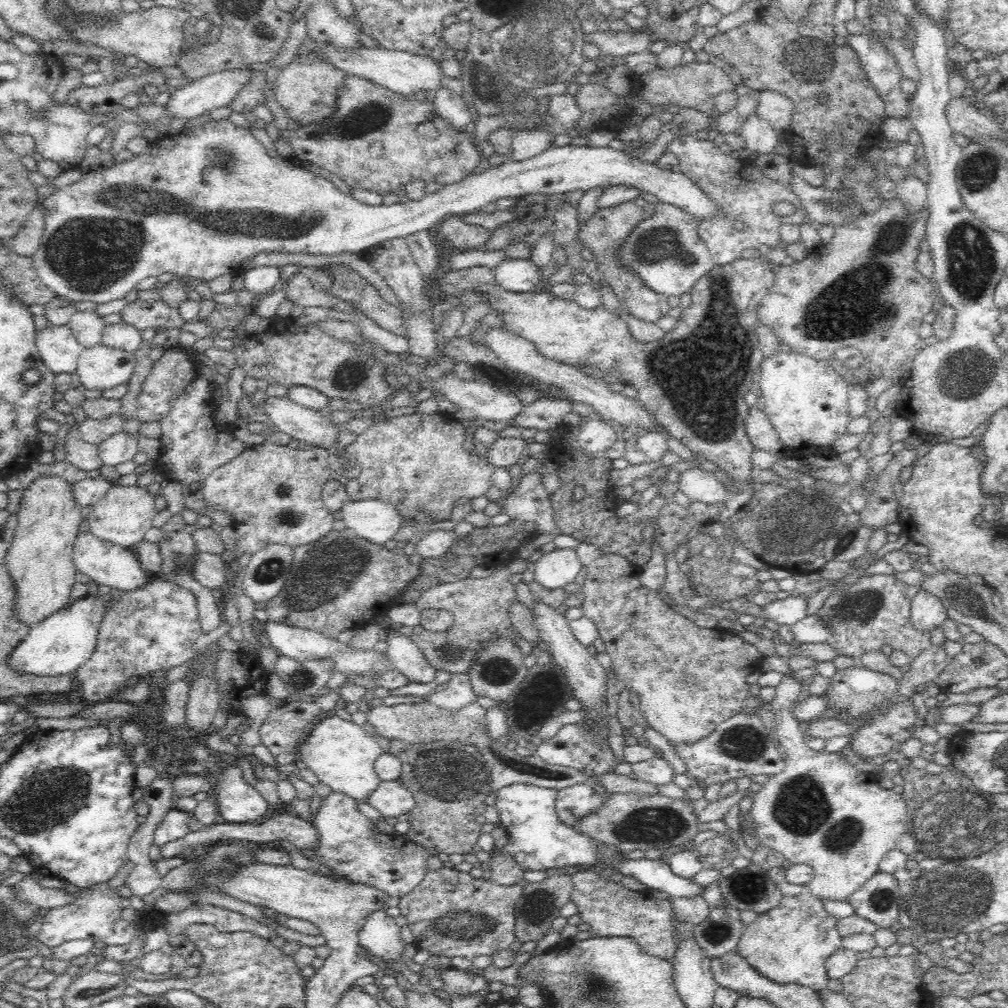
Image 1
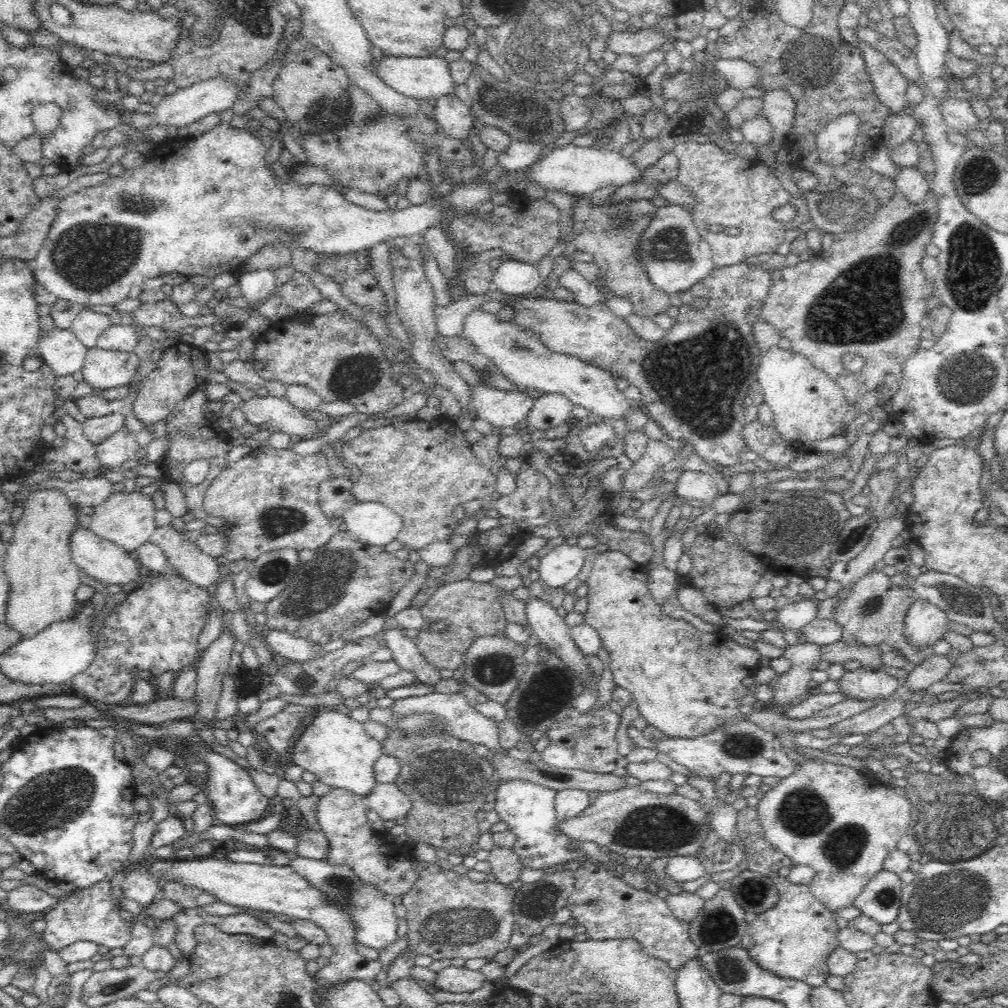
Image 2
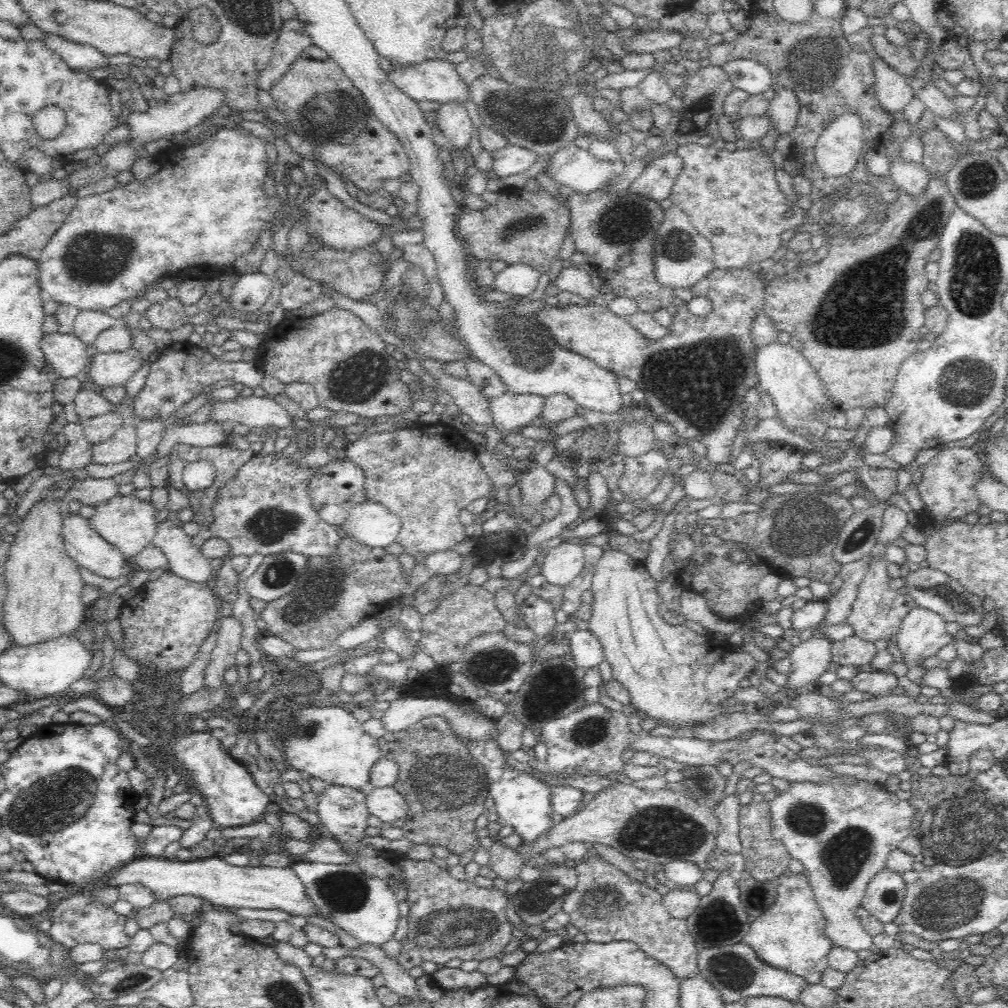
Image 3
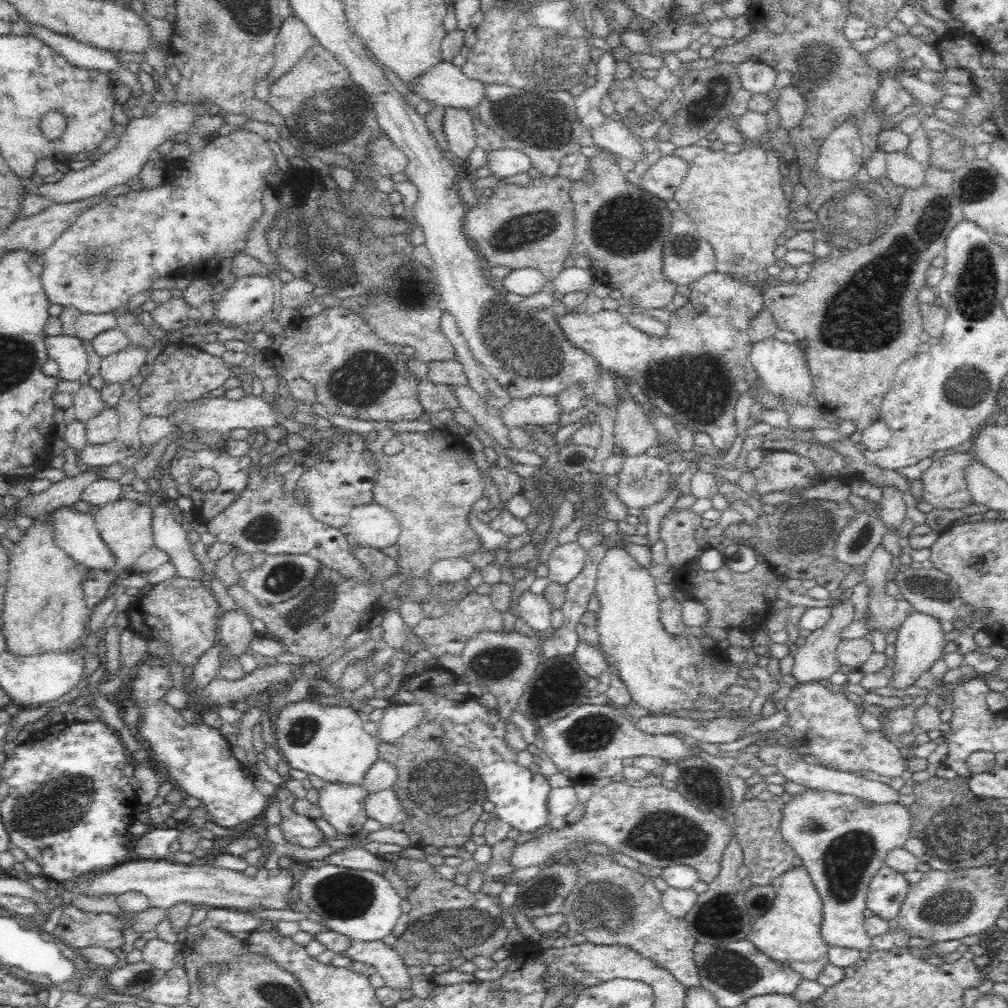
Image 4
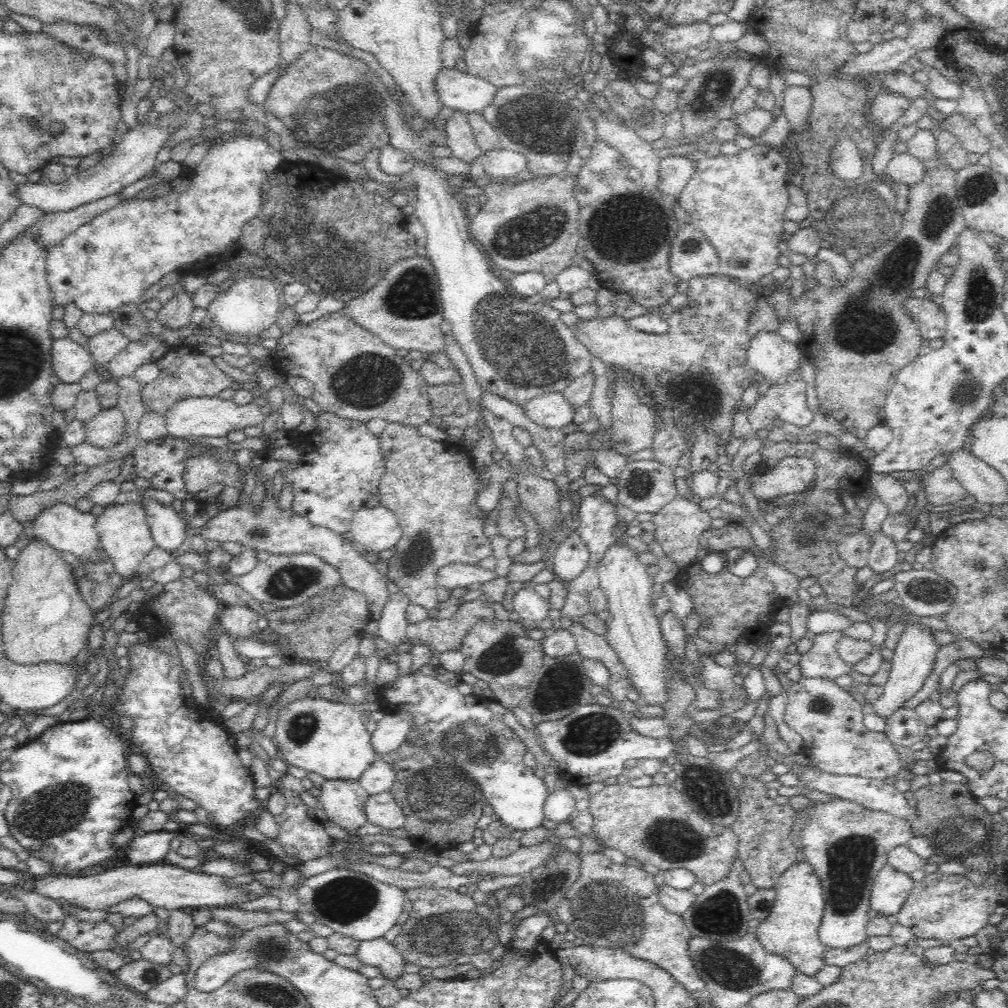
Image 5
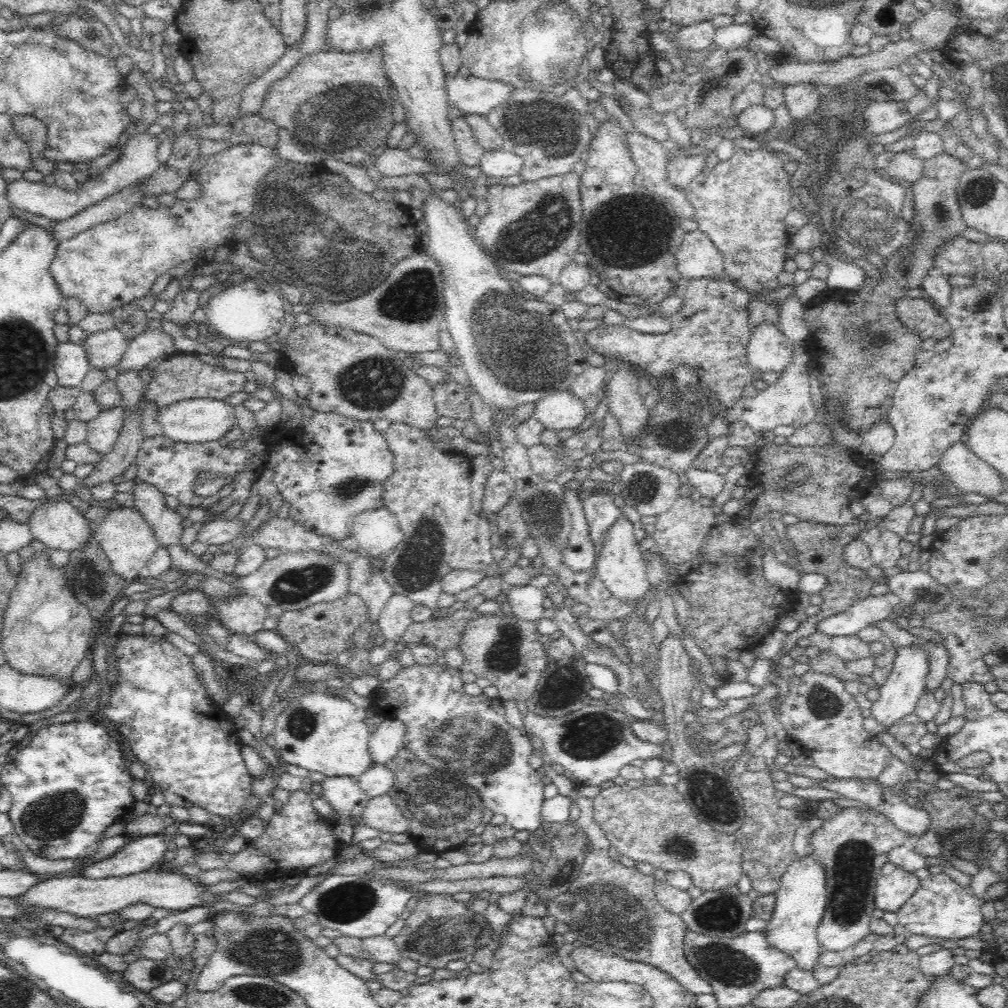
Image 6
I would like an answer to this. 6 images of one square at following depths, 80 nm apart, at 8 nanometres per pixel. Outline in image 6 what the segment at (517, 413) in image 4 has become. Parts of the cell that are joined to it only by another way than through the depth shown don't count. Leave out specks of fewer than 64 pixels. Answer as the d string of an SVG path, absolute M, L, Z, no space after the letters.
M572 391L554 392L538 401L534 417L540 420L547 430L582 430L587 426L588 411L585 399L572 395Z

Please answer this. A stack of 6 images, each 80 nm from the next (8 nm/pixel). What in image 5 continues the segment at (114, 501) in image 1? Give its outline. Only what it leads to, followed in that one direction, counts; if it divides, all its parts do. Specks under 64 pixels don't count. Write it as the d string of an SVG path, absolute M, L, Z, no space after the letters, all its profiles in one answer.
M140 503L112 504L105 509L95 523L98 546L104 556L112 561L114 571L126 581L131 581L138 577L138 567L146 555L156 547L146 514Z

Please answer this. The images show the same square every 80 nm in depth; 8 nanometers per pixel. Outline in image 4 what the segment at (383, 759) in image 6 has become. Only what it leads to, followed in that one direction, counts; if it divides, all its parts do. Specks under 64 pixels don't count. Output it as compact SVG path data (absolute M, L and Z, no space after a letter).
M390 703L378 722L376 742L378 746L396 744L409 730L416 728L422 720L424 709L420 704L400 705Z

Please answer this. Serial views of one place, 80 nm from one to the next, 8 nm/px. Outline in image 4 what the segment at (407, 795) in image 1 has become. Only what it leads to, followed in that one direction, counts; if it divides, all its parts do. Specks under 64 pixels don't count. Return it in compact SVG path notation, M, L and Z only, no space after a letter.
M392 789L368 794L365 798L365 811L367 818L376 820L382 829L390 829L392 824L403 823L406 818L402 803Z

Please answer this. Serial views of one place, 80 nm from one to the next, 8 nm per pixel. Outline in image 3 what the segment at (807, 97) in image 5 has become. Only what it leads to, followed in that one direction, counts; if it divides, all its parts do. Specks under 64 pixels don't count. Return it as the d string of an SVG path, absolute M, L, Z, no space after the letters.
M780 88L771 92L769 99L767 114L776 124L776 130L780 135L789 134L799 117L801 106L798 95L790 88Z

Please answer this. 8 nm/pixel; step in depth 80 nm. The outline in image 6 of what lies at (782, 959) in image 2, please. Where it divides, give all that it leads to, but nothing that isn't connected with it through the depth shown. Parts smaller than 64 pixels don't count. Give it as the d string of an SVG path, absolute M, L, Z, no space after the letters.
M812 854L794 859L774 895L776 910L764 931L768 943L777 950L788 953L802 970L812 971L822 952L817 940L817 929L828 904L826 874L822 860L816 859Z

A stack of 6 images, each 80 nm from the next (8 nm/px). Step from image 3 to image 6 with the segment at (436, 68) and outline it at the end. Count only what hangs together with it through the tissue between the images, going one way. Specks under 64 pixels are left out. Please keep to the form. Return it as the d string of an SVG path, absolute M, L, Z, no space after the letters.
M460 75L447 78L446 90L448 100L451 106L458 108L464 115L475 114L478 116L487 116L489 112L504 105L515 93L515 86L508 82L494 81L485 78L467 77Z

